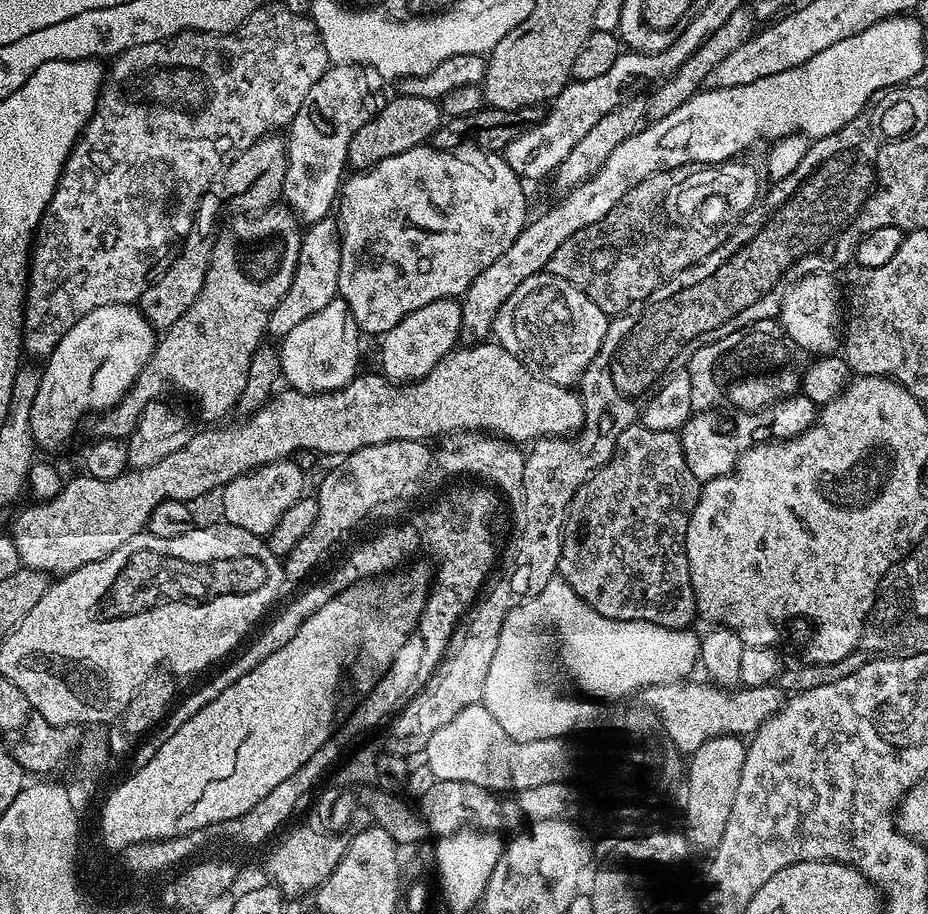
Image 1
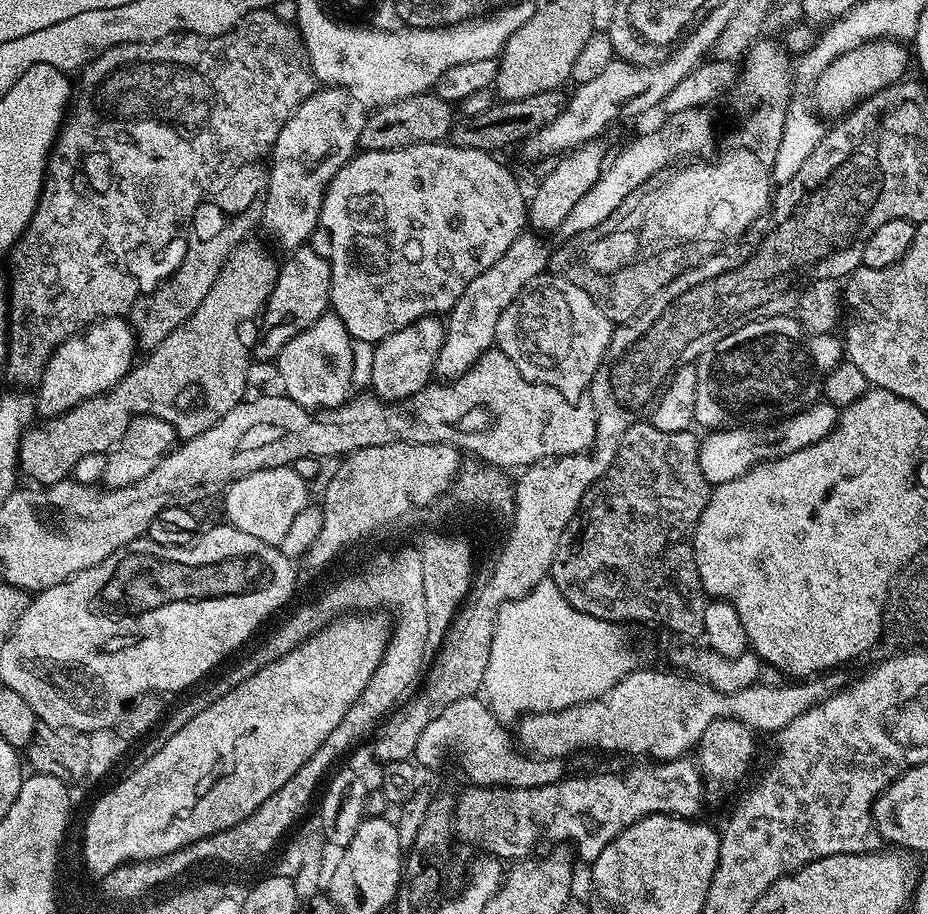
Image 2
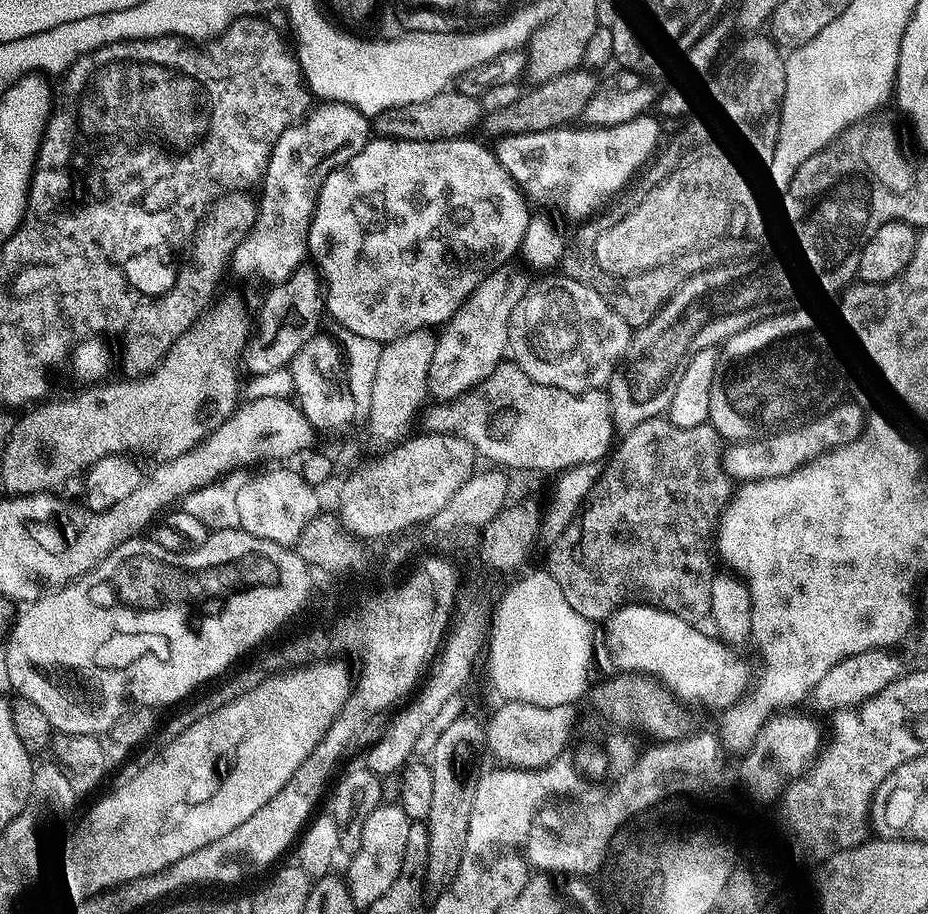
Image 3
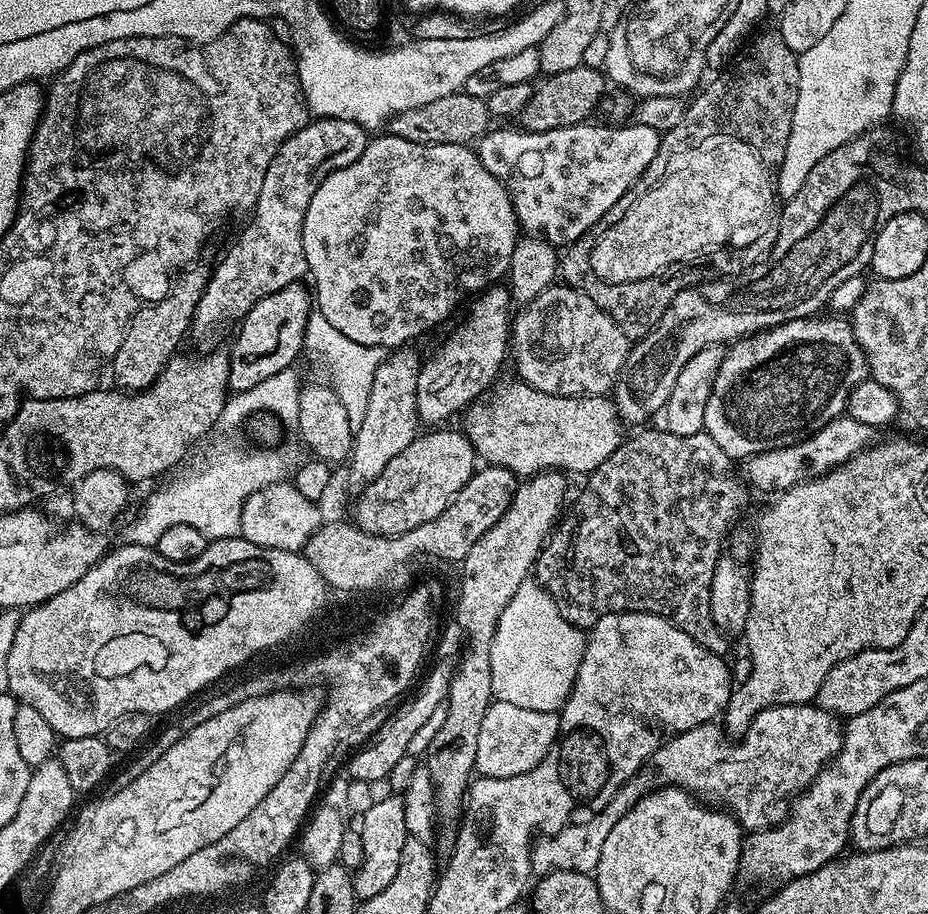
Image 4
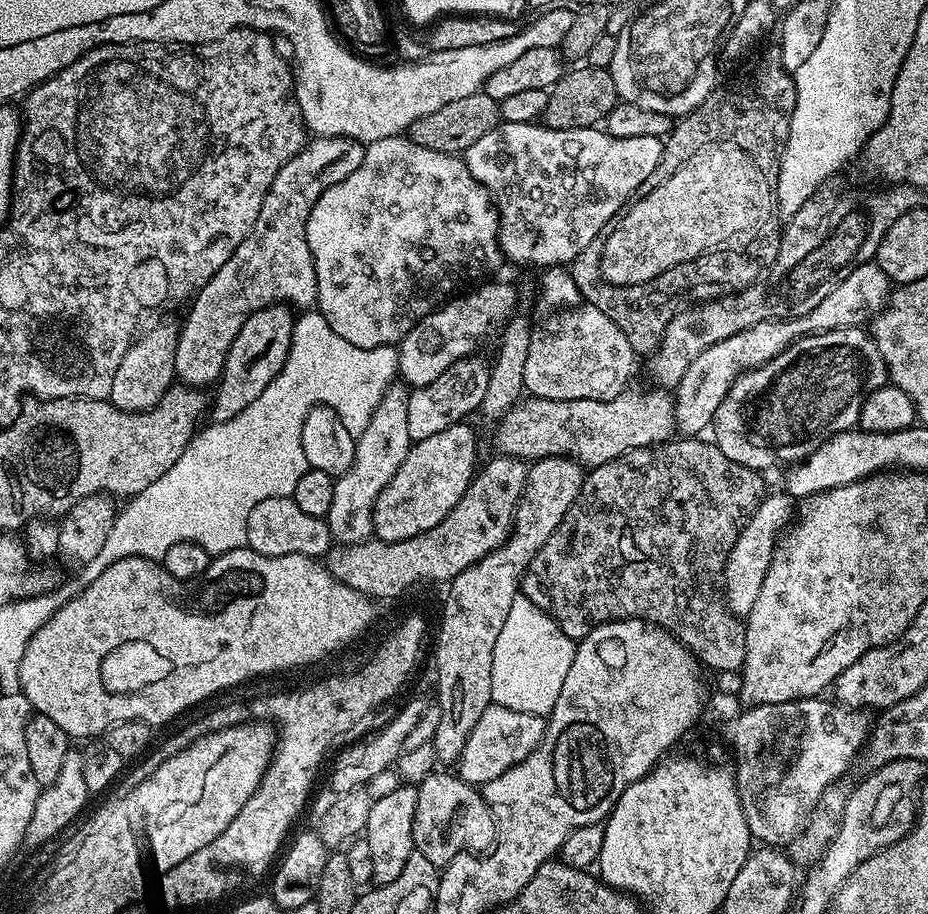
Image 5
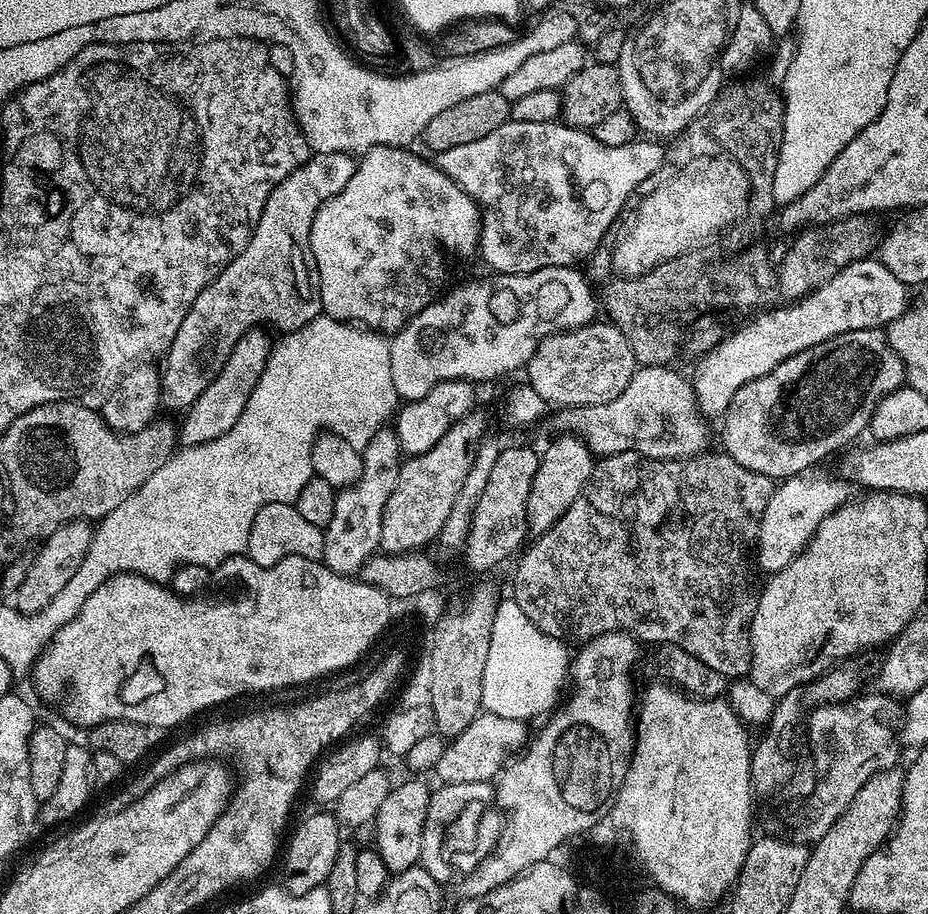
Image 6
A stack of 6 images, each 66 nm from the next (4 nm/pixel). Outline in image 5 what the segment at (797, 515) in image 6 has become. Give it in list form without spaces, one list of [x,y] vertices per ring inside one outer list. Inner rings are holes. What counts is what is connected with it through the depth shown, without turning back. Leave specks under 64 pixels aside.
[[[785,493],[767,495],[747,520],[746,526],[739,532],[738,541],[726,558],[726,566],[722,577],[722,595],[728,609],[741,618],[747,618],[750,610],[754,610],[754,602],[762,591],[762,578],[766,578],[766,570],[770,570],[772,555],[776,553],[776,545],[789,525],[794,514],[794,504]],[[789,518],[789,520],[788,520]]]

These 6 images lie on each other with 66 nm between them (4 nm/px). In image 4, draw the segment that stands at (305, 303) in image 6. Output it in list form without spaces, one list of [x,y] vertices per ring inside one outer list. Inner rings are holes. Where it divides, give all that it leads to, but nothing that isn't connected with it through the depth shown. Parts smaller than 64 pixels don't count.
[[[316,118],[299,128],[280,148],[266,172],[266,182],[254,209],[256,220],[240,236],[240,241],[225,254],[208,280],[200,301],[194,304],[191,331],[200,336],[216,332],[227,320],[239,322],[259,300],[303,281],[309,275],[302,250],[302,226],[314,190],[334,170],[350,166],[366,150],[369,133],[353,120]]]

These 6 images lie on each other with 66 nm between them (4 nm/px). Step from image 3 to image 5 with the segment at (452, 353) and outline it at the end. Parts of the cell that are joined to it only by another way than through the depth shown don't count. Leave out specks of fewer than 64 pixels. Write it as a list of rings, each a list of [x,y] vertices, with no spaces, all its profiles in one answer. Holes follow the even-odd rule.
[[[473,354],[464,360],[456,360],[442,374],[438,374],[434,382],[409,391],[406,423],[413,442],[430,438],[430,434],[438,434],[446,430],[446,426],[467,421],[468,415],[479,409],[482,398],[486,398],[489,365],[483,364],[478,357]]]

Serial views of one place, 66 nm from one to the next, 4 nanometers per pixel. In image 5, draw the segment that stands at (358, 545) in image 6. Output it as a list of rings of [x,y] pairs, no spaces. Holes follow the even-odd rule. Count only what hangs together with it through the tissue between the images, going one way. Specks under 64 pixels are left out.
[[[393,382],[388,387],[382,402],[378,402],[378,410],[374,410],[366,430],[362,430],[362,434],[356,437],[356,457],[352,468],[346,470],[346,474],[335,477],[333,501],[330,502],[326,523],[337,545],[363,544],[373,535],[374,502],[386,486],[386,482],[390,482],[390,478],[398,474],[398,466],[402,466],[414,443],[406,423],[408,393],[409,389],[400,382]]]

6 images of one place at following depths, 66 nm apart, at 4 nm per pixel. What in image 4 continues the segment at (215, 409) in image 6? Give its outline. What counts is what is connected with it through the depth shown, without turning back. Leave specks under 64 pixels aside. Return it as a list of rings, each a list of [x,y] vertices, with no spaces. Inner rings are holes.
[[[297,282],[262,298],[239,321],[240,334],[230,351],[232,369],[228,375],[228,386],[233,393],[254,390],[266,378],[289,371],[304,352],[304,335],[308,320],[314,311],[314,296]]]

